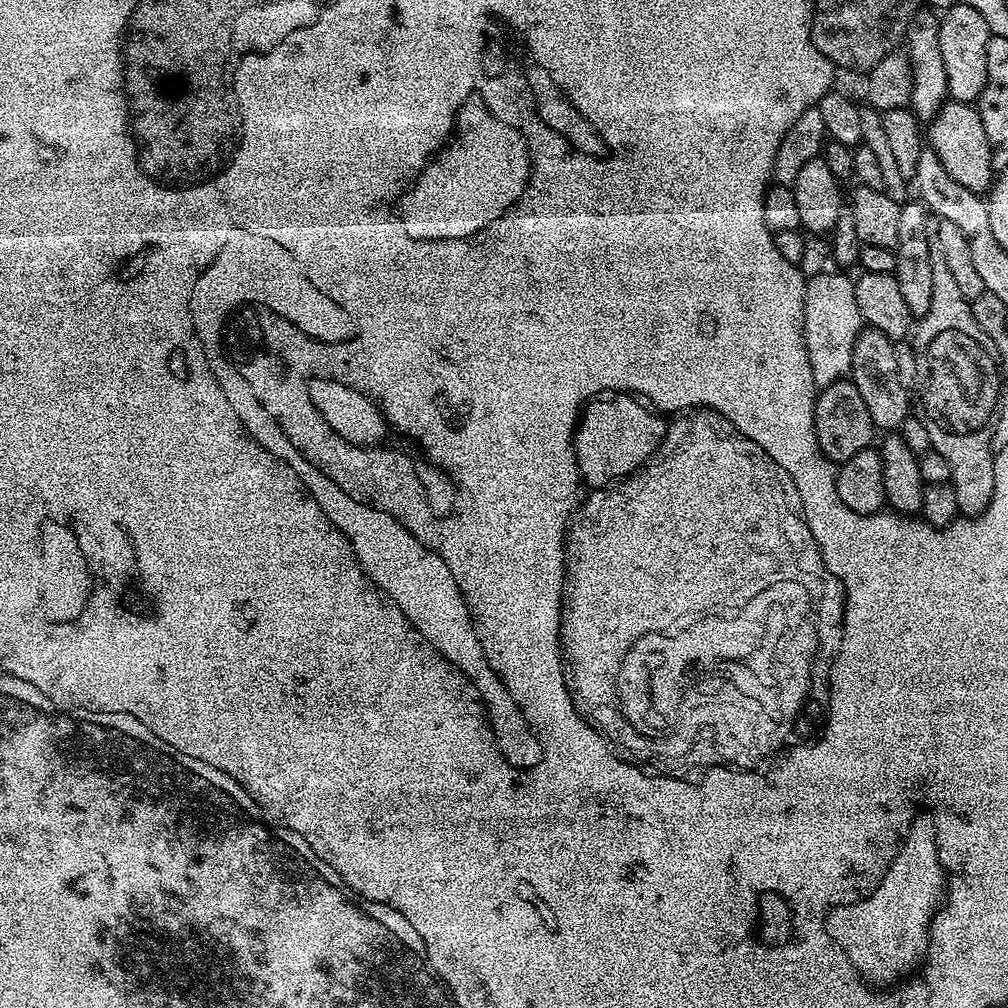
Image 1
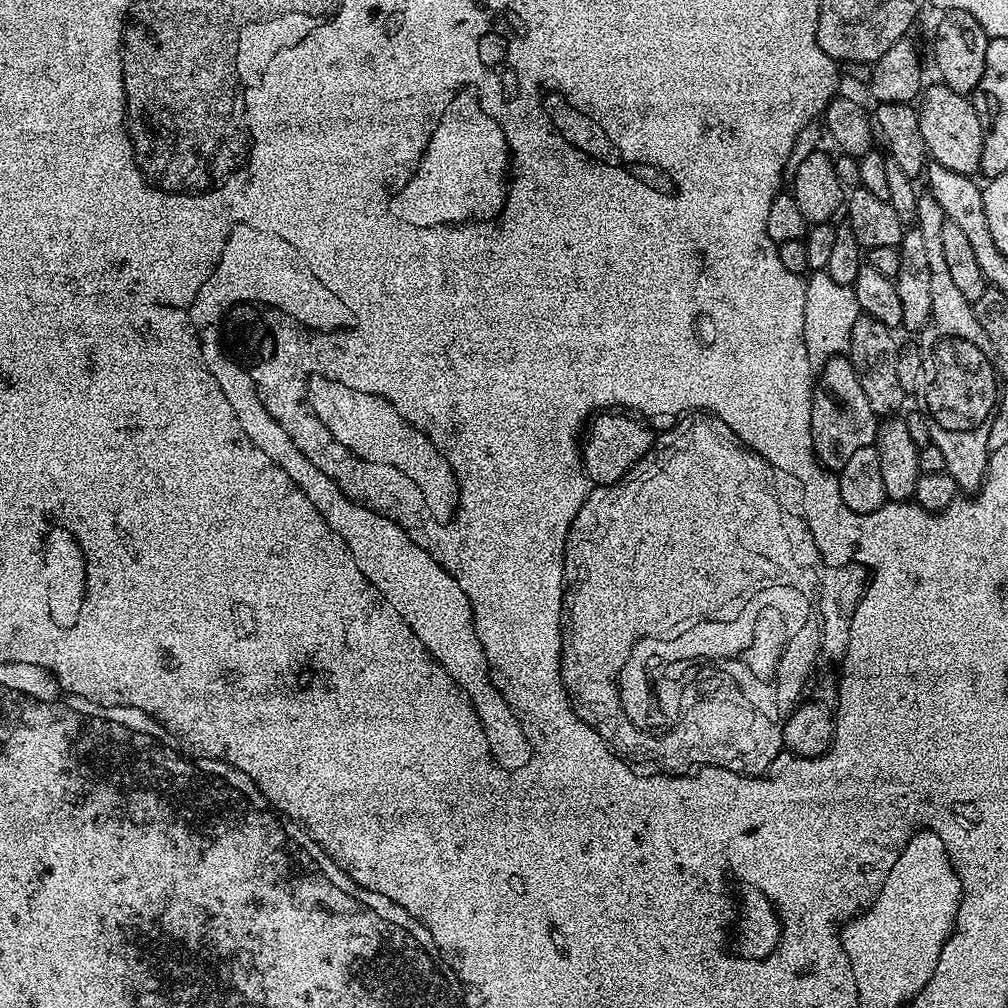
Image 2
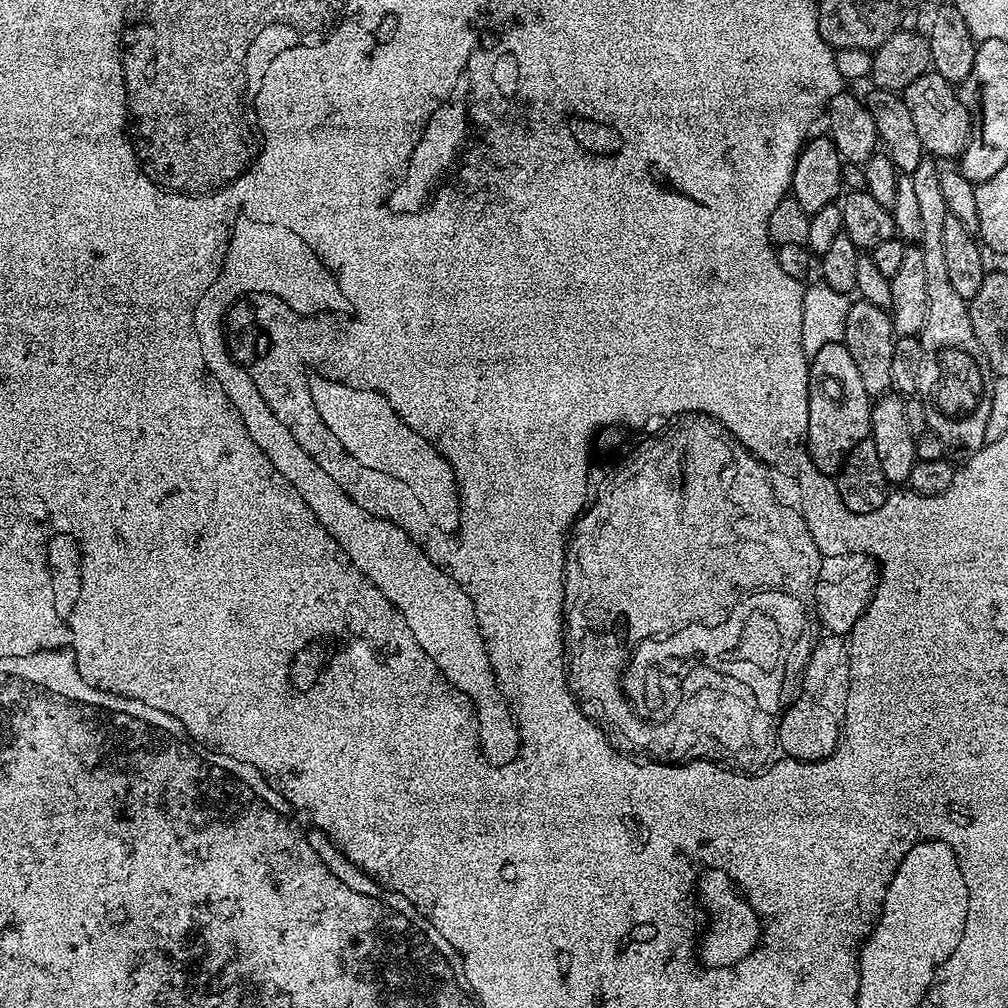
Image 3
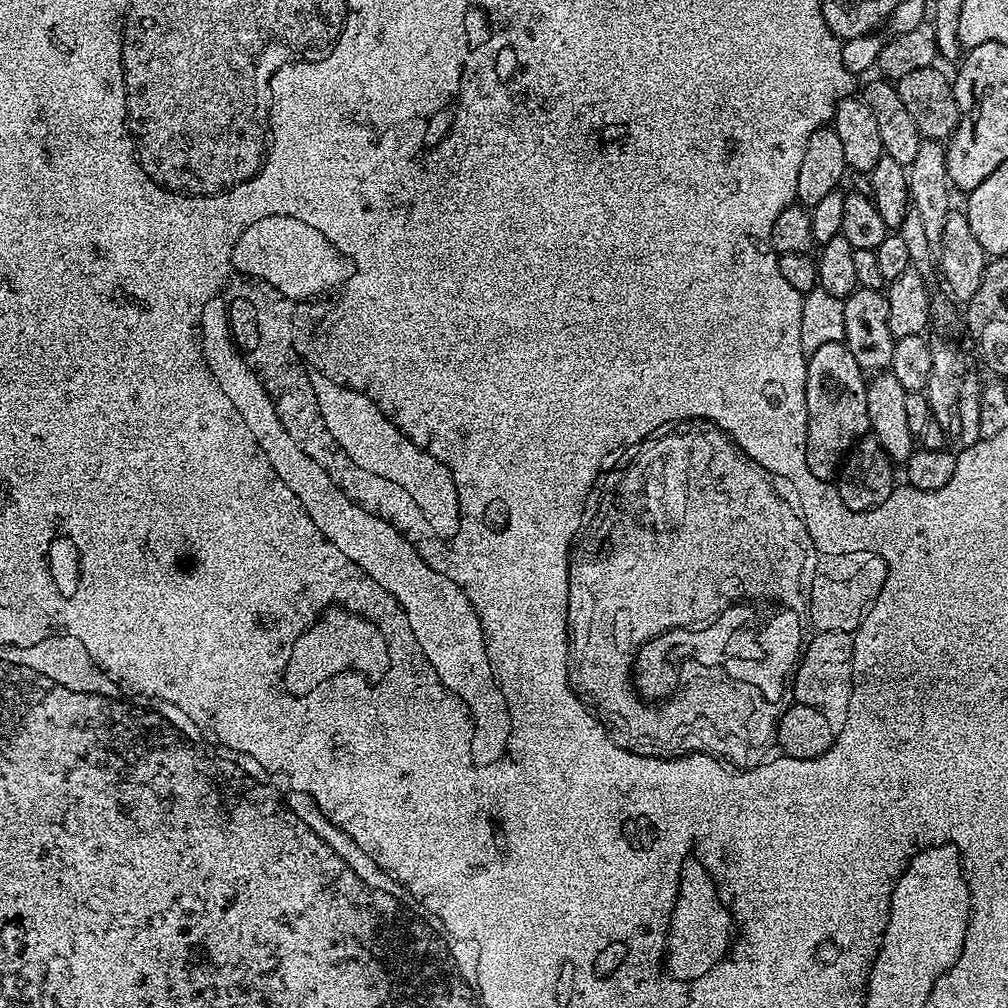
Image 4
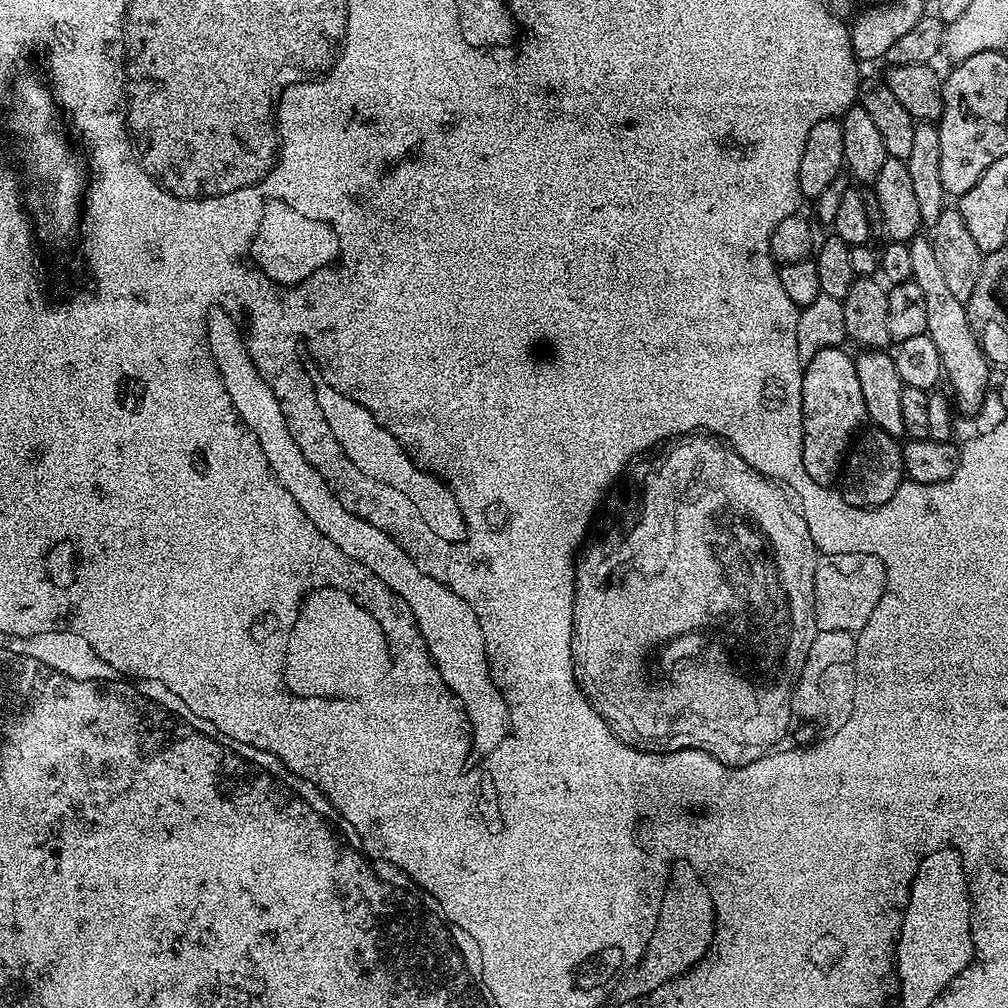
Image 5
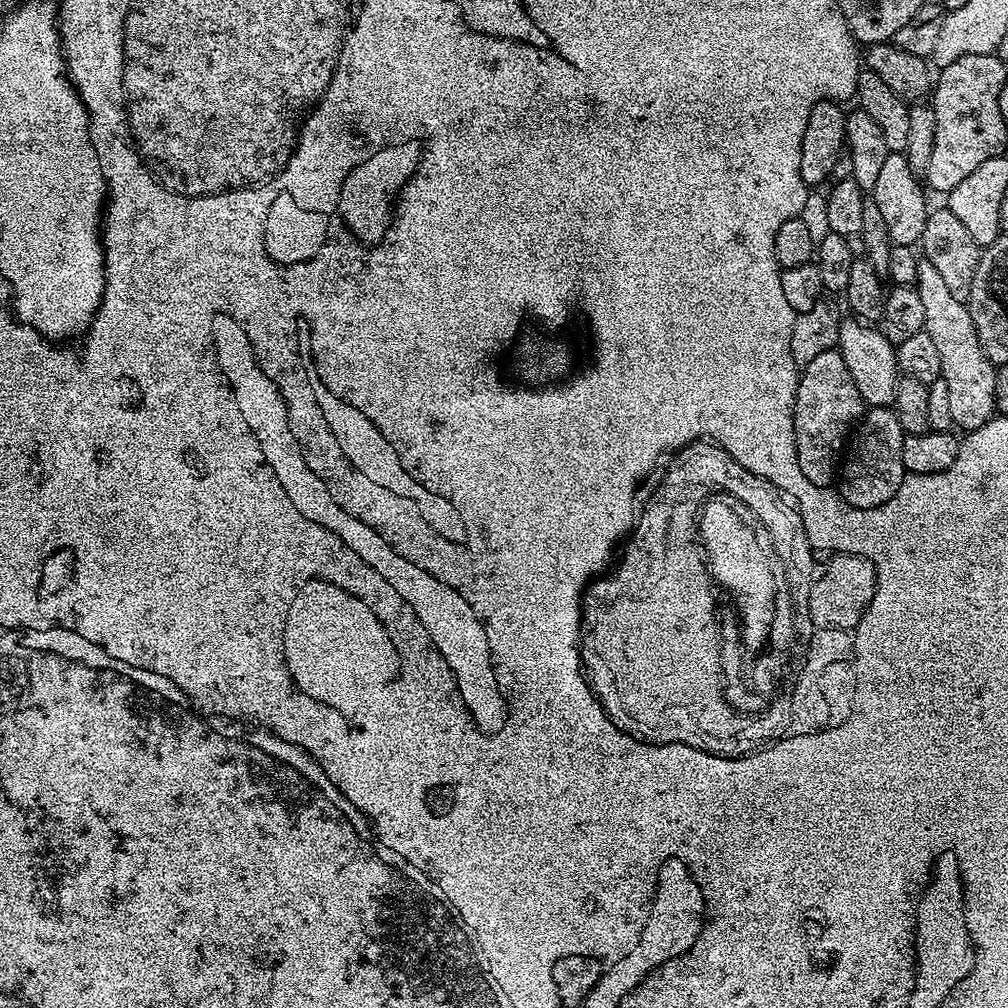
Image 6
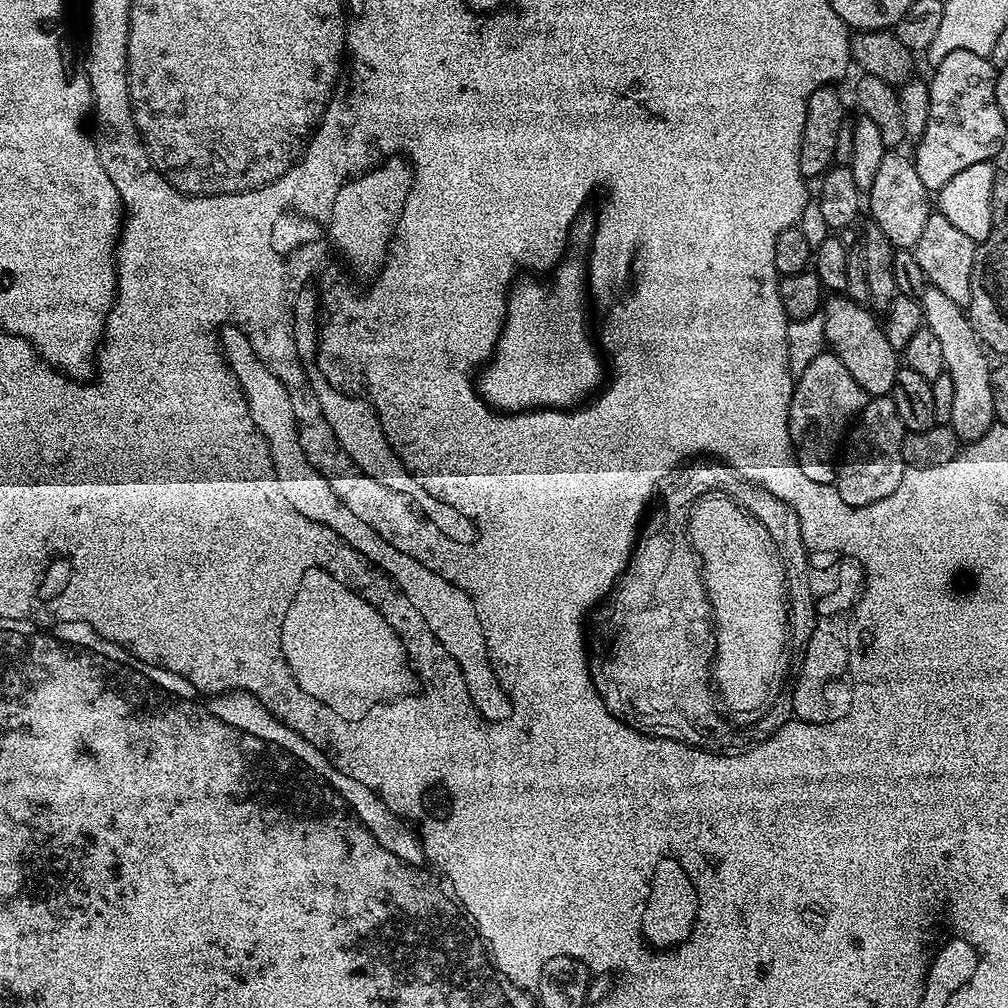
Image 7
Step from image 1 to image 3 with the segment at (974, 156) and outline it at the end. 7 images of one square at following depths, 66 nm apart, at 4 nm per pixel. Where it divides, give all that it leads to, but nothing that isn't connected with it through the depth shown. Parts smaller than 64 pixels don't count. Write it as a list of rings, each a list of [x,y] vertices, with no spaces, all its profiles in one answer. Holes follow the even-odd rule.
[[[929,70],[914,78],[914,82],[904,88],[902,95],[910,109],[914,127],[918,130],[918,138],[922,138],[925,153],[932,158],[959,158],[968,145],[972,133],[972,119],[951,82],[939,76],[935,70]]]

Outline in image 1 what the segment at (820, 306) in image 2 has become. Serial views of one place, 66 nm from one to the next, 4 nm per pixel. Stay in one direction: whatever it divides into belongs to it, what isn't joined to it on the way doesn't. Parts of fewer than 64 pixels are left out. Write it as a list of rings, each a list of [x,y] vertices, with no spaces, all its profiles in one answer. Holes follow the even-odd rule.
[[[812,234],[805,239],[802,262],[798,267],[805,277],[811,278],[804,286],[804,341],[806,342],[806,354],[810,358],[810,370],[814,374],[814,382],[817,389],[821,389],[830,386],[836,380],[845,379],[851,370],[855,340],[862,329],[858,298],[856,297],[856,282],[851,275],[840,270],[824,272],[830,268],[830,244],[820,234]]]

